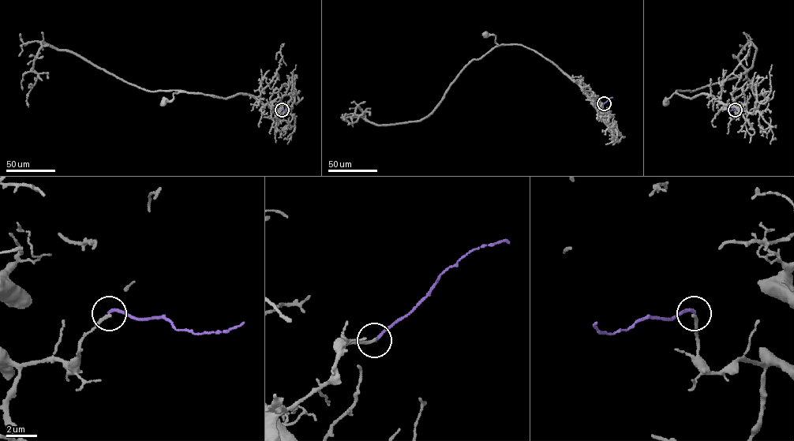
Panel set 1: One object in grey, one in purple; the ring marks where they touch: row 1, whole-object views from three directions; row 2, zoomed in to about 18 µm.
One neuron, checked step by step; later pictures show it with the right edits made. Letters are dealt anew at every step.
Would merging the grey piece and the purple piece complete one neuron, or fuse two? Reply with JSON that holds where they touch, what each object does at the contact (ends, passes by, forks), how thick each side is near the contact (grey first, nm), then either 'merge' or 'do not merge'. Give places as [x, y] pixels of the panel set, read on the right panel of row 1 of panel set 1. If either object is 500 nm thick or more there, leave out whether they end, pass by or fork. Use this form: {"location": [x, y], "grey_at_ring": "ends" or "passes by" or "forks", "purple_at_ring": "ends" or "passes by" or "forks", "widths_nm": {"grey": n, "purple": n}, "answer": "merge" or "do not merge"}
{"location": [735, 110], "grey_at_ring": "ends", "purple_at_ring": "ends", "widths_nm": {"grey": 200, "purple": 200}, "answer": "do not merge"}

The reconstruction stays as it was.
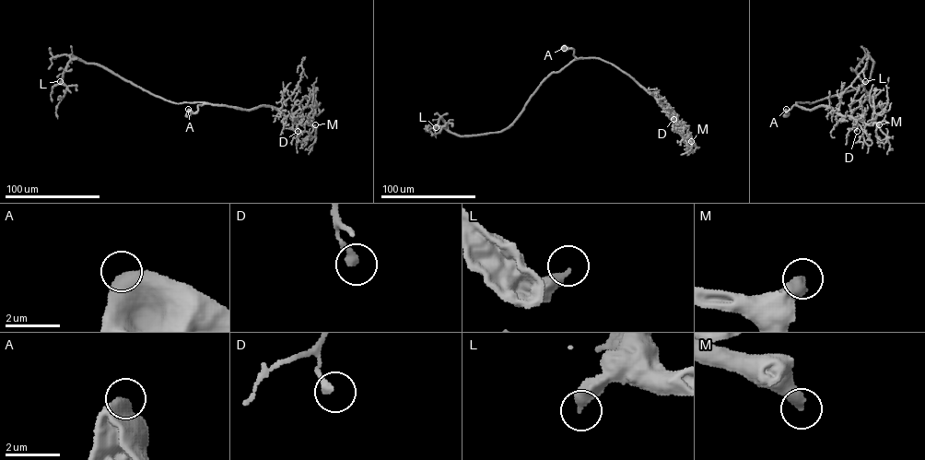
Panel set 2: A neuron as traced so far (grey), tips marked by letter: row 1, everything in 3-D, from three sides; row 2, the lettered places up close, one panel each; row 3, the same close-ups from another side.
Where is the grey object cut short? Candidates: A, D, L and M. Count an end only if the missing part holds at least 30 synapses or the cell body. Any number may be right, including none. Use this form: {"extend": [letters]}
{"extend": ["M"]}

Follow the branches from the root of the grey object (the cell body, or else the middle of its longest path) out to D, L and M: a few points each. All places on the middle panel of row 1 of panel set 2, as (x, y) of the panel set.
D: (564, 48), (572, 49), (577, 58), (599, 58), (613, 64), (644, 88), (673, 119)
L: (564, 48), (582, 58), (552, 72), (508, 127), (459, 135), (448, 131), (440, 118), (436, 127)
M: (564, 48), (572, 49), (577, 58), (599, 58), (629, 75), (654, 97), (680, 135), (691, 141)

